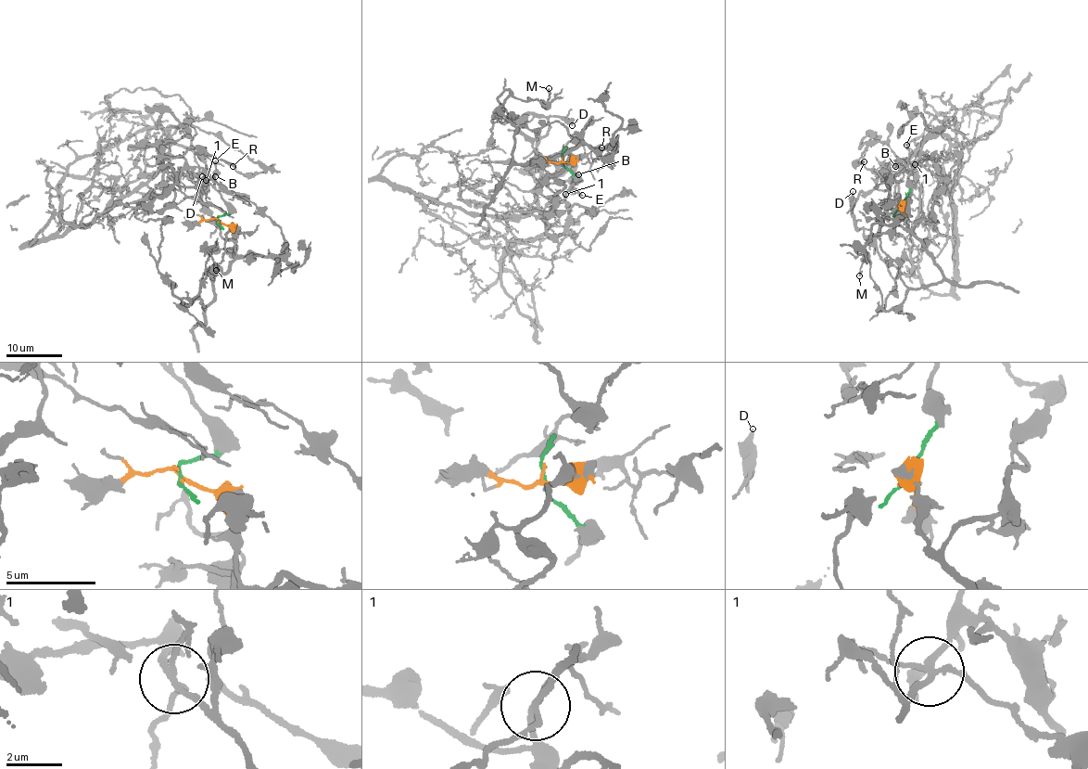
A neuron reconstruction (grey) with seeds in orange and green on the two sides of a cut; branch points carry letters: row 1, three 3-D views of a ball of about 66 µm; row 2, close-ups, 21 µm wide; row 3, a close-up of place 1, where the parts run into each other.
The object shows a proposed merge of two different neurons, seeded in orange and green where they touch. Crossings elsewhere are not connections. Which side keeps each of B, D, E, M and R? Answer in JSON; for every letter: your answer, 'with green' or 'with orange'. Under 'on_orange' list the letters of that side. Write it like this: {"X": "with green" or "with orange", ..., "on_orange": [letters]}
{"B": "with green", "D": "with green", "E": "with green", "M": "with orange", "R": "with green", "on_orange": ["M"]}

